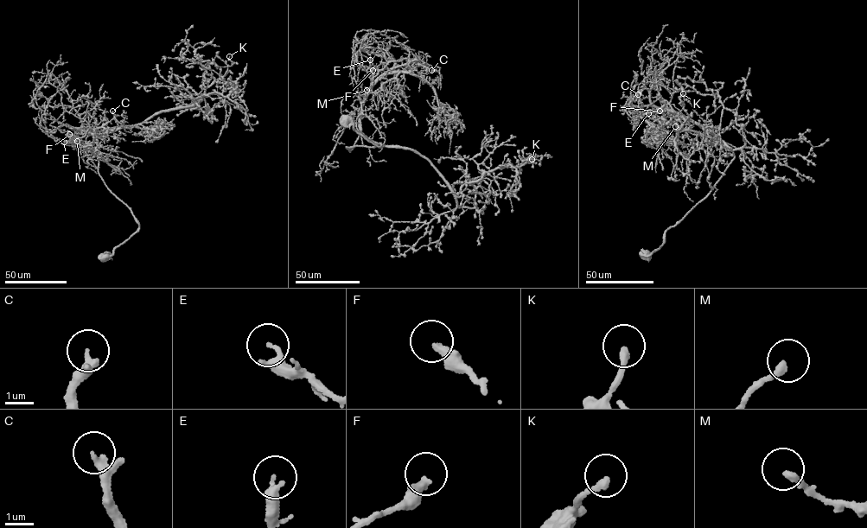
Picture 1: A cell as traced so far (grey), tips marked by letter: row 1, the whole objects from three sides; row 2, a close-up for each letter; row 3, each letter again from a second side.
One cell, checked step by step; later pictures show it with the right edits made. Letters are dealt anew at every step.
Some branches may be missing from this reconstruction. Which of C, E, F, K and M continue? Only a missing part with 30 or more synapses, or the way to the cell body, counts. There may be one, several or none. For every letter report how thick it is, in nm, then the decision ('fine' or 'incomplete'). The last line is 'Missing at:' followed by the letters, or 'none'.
C: 240 nm thick; fine
E: 150 nm thick; fine
F: 340 nm thick; fine
K: 240 nm thick; fine
M: 240 nm thick; fine
Missing at: none

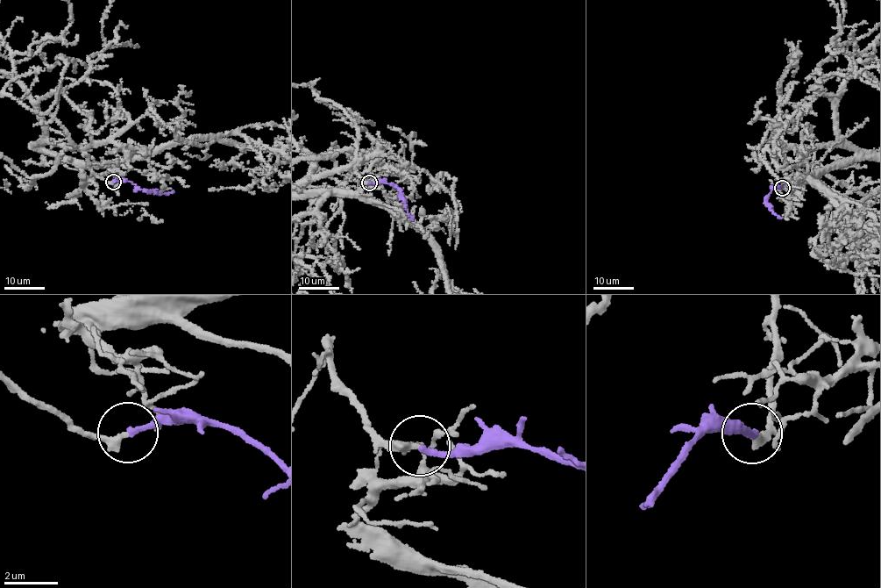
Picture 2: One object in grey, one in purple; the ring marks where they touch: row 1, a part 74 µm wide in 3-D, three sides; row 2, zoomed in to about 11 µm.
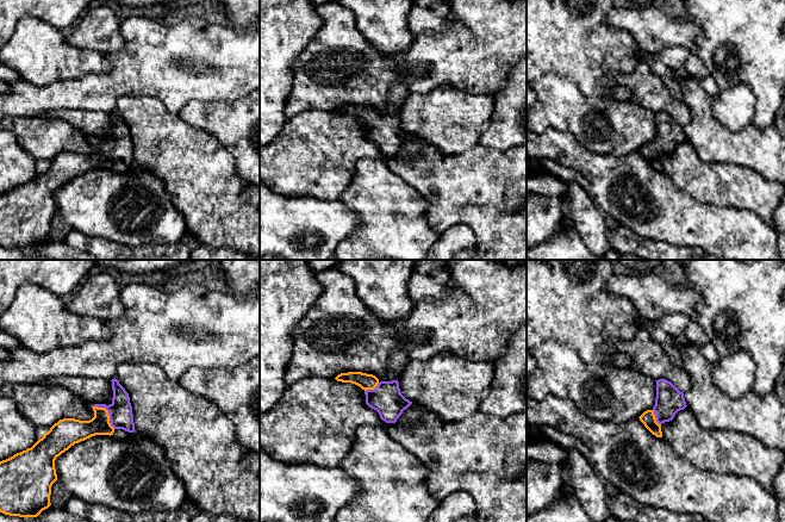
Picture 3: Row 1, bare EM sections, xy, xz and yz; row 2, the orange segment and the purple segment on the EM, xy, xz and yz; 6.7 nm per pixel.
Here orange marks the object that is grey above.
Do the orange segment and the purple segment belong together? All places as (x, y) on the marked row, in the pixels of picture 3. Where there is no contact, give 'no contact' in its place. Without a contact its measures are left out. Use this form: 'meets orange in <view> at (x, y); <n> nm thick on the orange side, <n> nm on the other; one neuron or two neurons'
meets orange in xy at (107, 412); 160 nm thick on the orange side, 160 nm on the other; one neuron

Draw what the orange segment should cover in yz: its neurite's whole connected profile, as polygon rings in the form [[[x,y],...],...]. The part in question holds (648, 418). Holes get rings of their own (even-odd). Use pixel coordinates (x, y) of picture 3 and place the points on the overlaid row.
[[[659,379],[656,381],[655,405],[652,410],[644,411],[638,418],[644,427],[656,437],[662,437],[661,424],[674,418],[675,414],[687,405],[684,393],[671,381]]]

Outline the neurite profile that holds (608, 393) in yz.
[[[557,341],[546,342],[531,354],[537,366],[527,380],[527,393],[538,402],[549,396],[569,399],[587,417],[616,423],[638,418],[655,405],[656,381],[641,372],[605,363],[586,365],[574,349]]]

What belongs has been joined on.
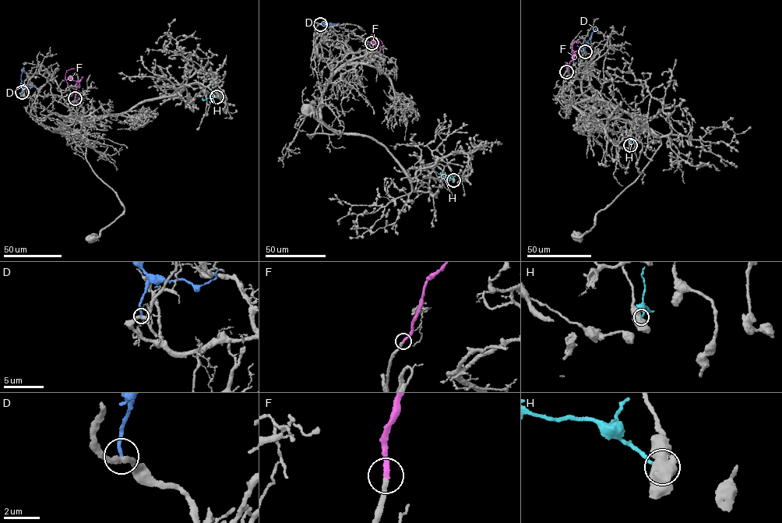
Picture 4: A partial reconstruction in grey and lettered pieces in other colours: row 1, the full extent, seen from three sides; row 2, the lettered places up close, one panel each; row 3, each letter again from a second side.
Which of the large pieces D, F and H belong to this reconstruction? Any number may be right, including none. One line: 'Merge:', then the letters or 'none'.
Merge: F

